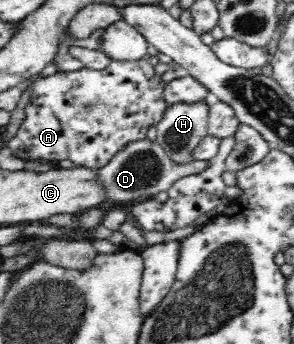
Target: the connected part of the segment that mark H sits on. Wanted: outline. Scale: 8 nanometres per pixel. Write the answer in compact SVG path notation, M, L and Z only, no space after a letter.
M210 100L167 106L157 122L155 141L178 163L191 163L190 153L206 137Z

